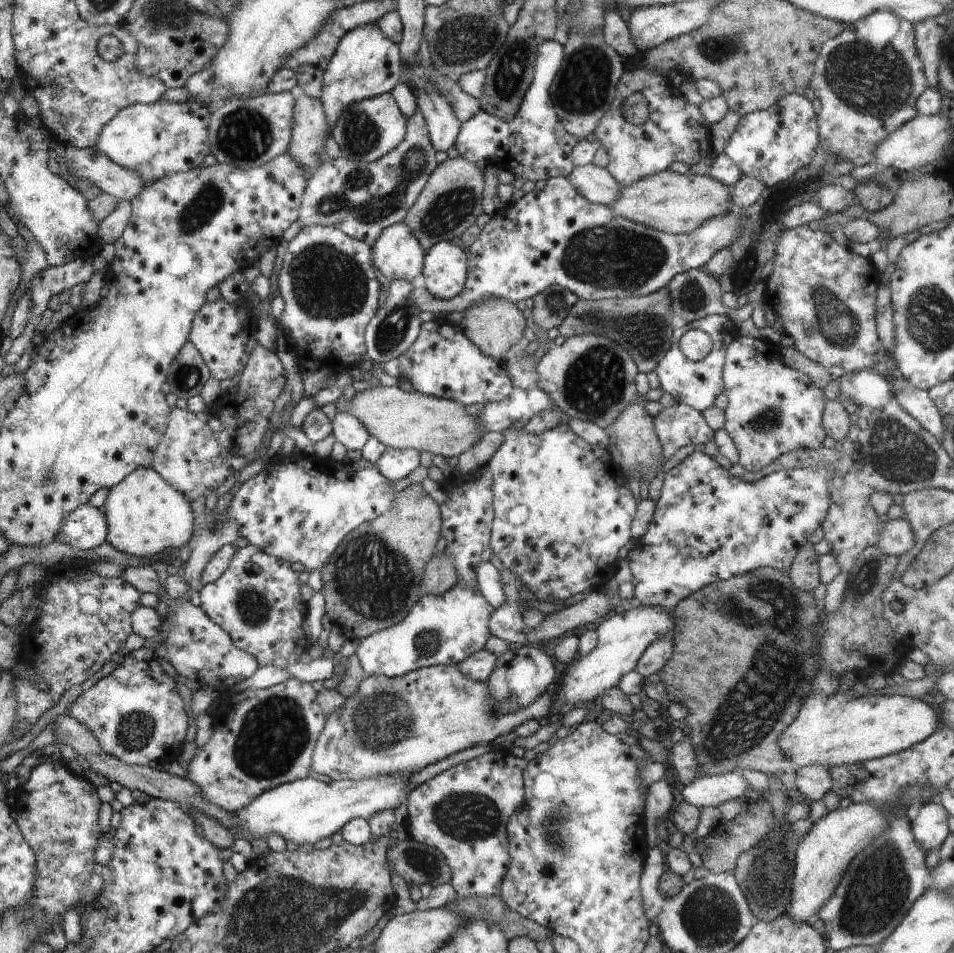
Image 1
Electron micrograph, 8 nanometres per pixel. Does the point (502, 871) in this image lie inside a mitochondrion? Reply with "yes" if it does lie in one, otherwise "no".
no

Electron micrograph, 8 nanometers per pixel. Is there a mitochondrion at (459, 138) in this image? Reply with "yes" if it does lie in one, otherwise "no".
no

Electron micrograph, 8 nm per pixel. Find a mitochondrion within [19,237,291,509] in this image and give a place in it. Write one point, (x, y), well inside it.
(187, 375)

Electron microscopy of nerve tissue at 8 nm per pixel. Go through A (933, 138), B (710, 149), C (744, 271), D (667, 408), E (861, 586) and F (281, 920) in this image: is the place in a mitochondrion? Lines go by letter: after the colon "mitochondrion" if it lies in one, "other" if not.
A: other
B: other
C: mitochondrion
D: other
E: mitochondrion
F: mitochondrion

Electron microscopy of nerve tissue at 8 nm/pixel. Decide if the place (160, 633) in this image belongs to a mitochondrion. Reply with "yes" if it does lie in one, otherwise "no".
no

